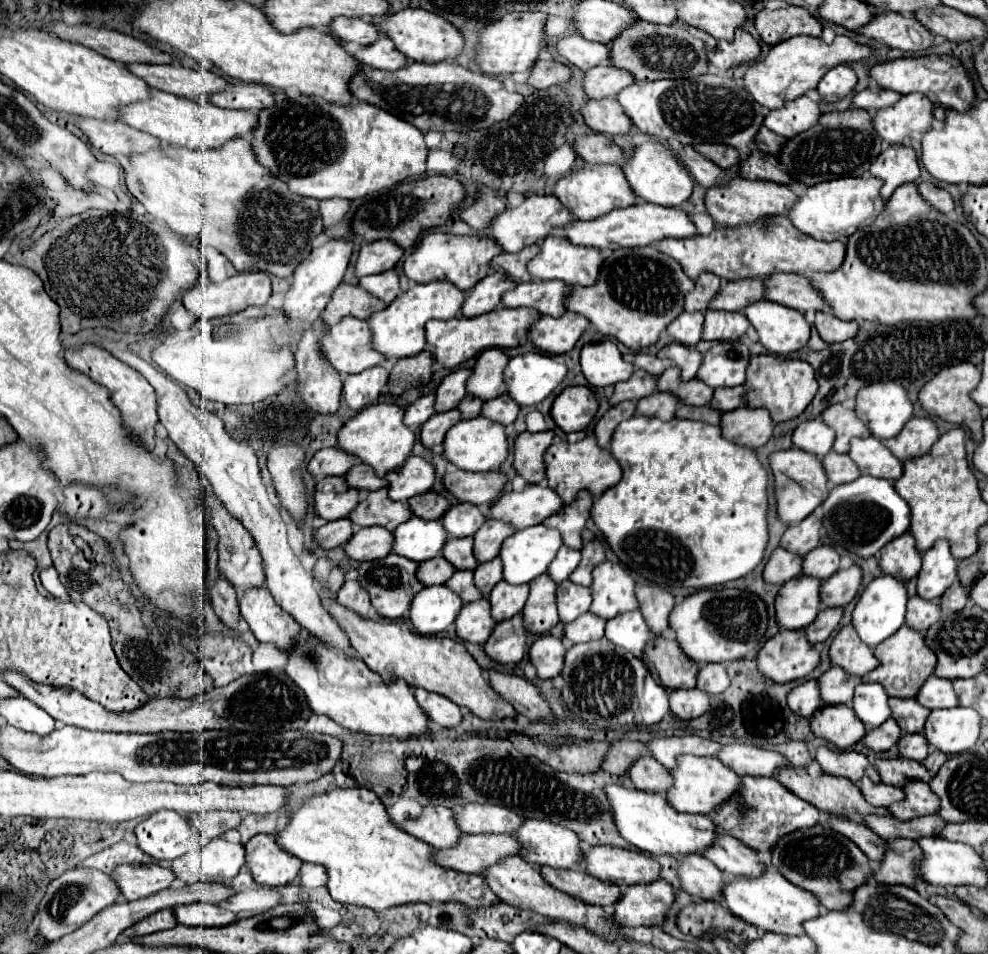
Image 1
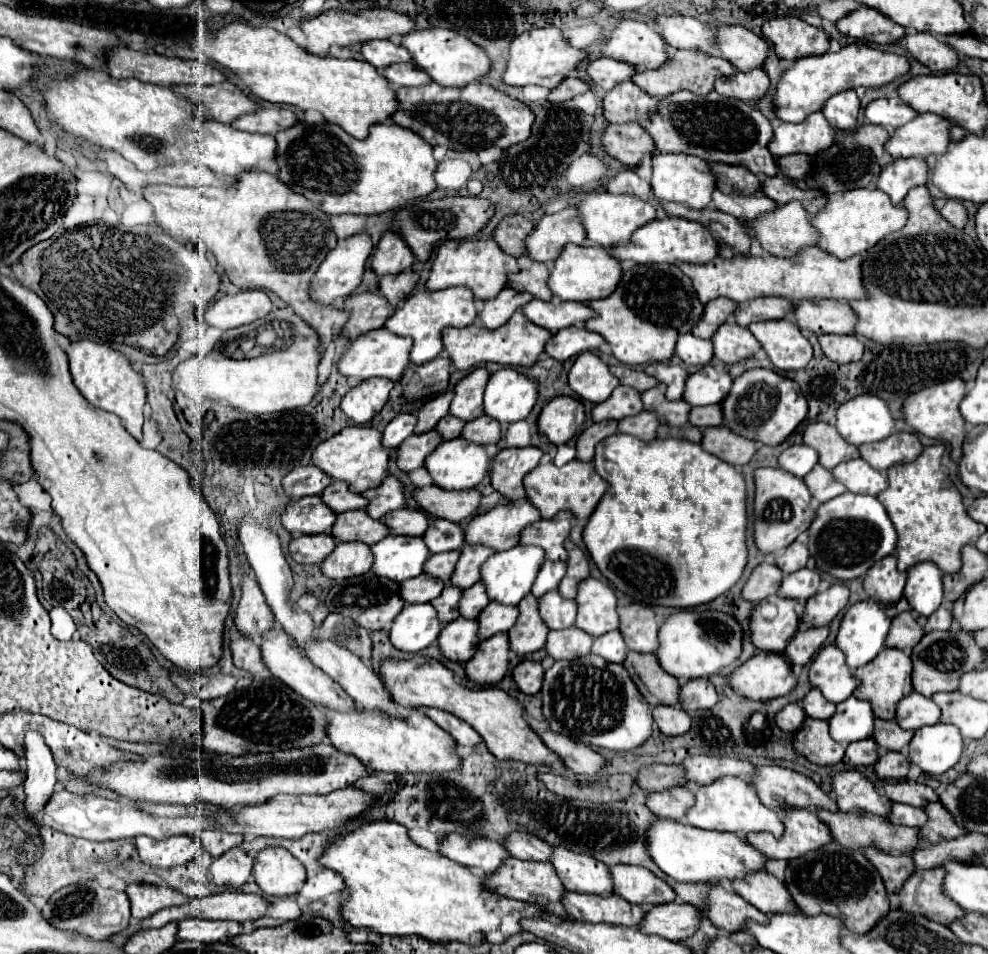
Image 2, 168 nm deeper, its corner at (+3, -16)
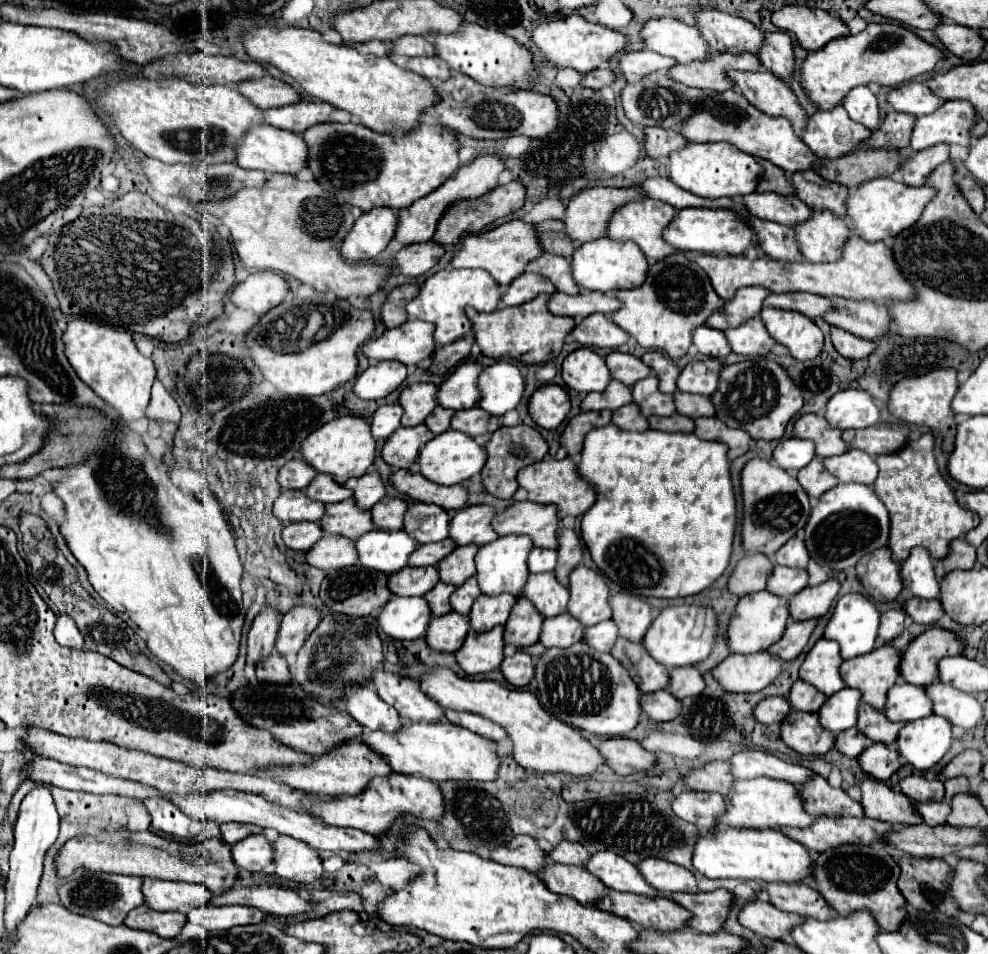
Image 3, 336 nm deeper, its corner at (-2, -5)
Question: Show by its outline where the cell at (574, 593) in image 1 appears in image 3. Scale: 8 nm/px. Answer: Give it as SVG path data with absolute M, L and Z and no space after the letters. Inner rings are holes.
M531 573L523 597L531 599L543 617L557 617L567 611L569 589L563 587L553 573Z

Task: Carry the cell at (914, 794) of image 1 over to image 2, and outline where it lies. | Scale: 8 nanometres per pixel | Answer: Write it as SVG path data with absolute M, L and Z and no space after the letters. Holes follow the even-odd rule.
M940 802L928 804L926 814L928 824L920 828L922 844L938 844L938 840L952 840L966 834L962 832L962 828L958 828L958 824L954 824L954 816L950 816L950 812L946 812Z

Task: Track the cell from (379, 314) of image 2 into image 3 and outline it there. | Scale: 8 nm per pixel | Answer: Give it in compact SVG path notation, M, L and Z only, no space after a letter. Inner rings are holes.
M401 285L401 287L395 287L387 295L385 303L379 307L381 321L385 323L387 329L397 327L397 325L401 325L407 319L405 305L407 305L407 301L417 297L417 293L419 293L419 285Z

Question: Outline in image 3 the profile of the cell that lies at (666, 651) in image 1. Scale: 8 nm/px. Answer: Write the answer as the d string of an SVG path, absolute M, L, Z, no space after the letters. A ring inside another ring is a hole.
M619 639L615 643L615 649L611 651L615 659L619 659L627 669L631 671L637 687L643 693L655 693L669 687L669 669L663 667L659 661L655 661L643 643L633 643L627 639Z

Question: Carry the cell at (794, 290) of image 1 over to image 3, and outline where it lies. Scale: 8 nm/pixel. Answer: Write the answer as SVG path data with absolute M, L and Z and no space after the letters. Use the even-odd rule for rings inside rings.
M831 297L831 301L833 309L823 315L823 319L829 325L841 327L853 335L873 341L877 341L887 333L891 317L883 303L843 299L843 297Z

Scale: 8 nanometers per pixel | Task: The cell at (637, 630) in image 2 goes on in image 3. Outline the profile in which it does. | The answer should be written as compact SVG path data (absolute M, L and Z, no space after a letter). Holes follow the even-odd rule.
M617 593L611 597L611 609L613 609L613 621L619 627L619 635L629 639L629 641L643 641L649 625L653 623L653 615L651 615L651 605L647 601L643 601L639 595L633 593Z

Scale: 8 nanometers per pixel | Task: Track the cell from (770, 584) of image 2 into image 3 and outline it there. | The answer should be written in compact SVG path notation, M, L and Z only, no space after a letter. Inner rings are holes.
M747 555L737 563L727 587L731 593L741 597L763 591L767 587L767 577L771 575L773 567L773 561L765 555Z

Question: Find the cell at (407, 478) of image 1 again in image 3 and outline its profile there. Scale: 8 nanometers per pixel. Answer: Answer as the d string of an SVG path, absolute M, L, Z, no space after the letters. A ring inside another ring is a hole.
M377 471L351 479L345 483L345 487L353 489L353 493L355 493L353 499L357 501L357 505L361 509L371 509L377 501L381 501L385 497L385 483Z

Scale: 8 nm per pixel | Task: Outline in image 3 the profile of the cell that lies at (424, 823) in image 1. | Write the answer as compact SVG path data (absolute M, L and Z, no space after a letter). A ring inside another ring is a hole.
M527 835L513 837L505 847L495 847L491 851L491 859L503 865L521 867L531 873L537 873L539 865L545 865L549 861L549 857L545 857L545 853L539 849L537 841Z

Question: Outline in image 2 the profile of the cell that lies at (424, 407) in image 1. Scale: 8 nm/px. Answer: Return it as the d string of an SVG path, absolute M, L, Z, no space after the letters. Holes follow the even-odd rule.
M398 414L394 420L390 420L382 432L382 446L388 448L398 448L404 438L408 438L414 432L416 426L416 416L412 414Z

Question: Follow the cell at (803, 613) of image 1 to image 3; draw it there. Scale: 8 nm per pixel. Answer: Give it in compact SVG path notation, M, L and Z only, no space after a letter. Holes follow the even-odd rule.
M767 589L759 591L759 593L745 595L737 603L735 615L731 619L727 645L729 645L731 653L747 653L749 655L749 653L757 653L757 651L767 651L773 643L777 643L783 637L787 621L789 621L789 599L787 597L773 595Z

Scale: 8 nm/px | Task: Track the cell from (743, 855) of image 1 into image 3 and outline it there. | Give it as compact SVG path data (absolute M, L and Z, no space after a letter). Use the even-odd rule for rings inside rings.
M763 883L763 891L769 895L771 905L783 911L823 921L835 915L833 909L823 901L823 897L819 897L819 893L815 893L815 889L805 883Z

